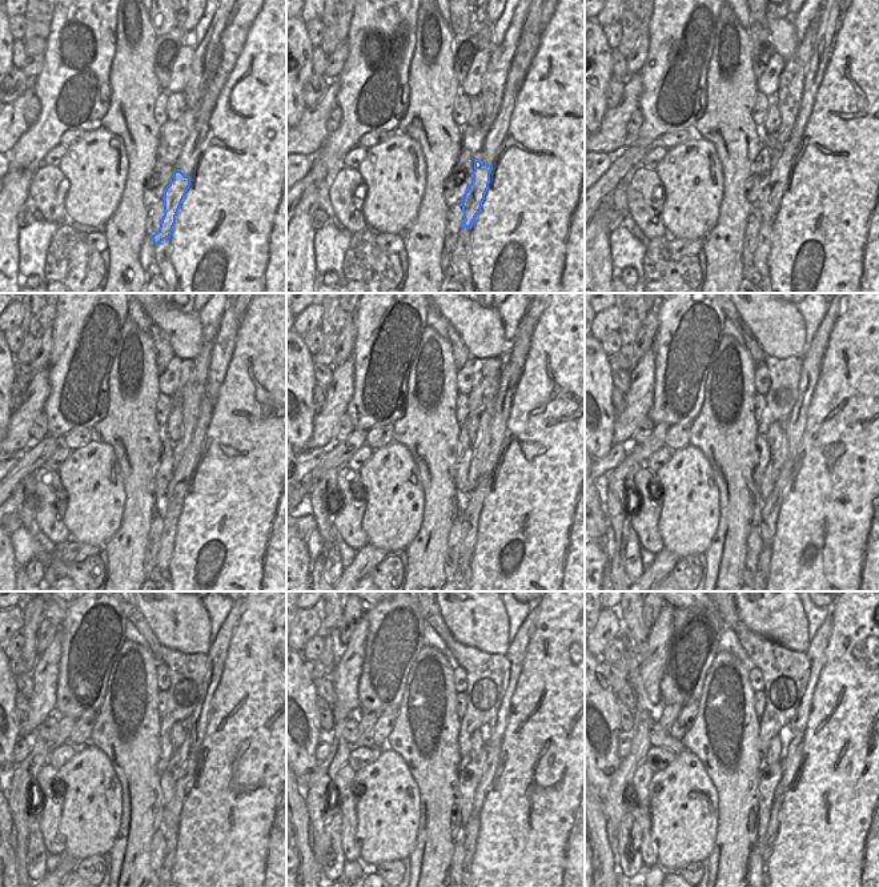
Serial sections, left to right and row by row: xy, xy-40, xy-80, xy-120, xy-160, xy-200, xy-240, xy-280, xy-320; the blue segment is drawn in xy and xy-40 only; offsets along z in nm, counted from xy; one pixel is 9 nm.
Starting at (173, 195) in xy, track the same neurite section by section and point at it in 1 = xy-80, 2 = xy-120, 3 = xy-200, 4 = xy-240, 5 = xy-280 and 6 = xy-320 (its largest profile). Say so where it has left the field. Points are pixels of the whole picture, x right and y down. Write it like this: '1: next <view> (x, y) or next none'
1: next xy-80 (769, 204)
2: next xy-120 (179, 485)
3: next xy-200 (813, 358)
4: next xy-240 (196, 726)
5: next xy-280 (516, 654)
6: next xy-320 (817, 649)

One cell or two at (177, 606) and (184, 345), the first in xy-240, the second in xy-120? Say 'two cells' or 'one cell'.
one cell

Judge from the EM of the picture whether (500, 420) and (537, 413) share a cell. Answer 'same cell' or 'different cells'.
different cells

